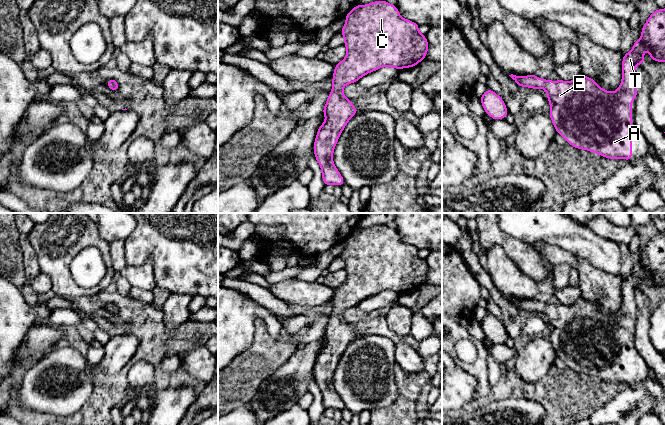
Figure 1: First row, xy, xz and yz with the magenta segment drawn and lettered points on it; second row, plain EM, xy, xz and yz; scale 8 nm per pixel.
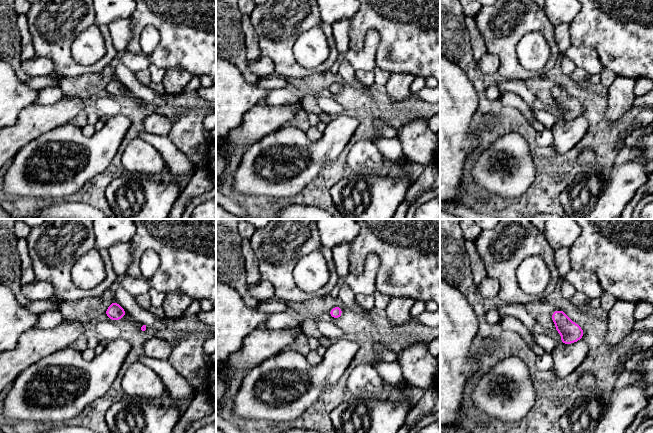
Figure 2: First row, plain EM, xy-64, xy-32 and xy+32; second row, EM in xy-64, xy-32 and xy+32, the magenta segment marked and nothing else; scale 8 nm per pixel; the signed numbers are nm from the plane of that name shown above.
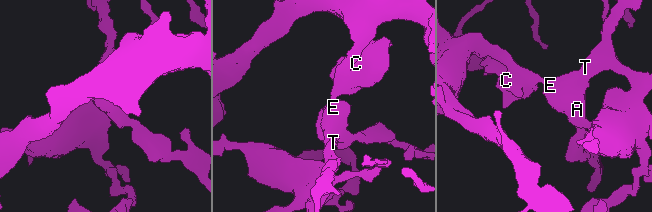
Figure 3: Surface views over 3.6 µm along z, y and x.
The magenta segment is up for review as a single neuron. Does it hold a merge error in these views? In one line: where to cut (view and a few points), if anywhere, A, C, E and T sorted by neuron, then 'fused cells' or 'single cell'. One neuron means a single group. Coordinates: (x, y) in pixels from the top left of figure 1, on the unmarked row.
no cut; A C E T; single cell

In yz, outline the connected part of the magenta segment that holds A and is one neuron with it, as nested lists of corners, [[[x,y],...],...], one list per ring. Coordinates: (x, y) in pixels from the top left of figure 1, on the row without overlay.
[[[665,232],[655,234],[643,248],[641,261],[634,266],[632,274],[625,277],[622,283],[622,304],[618,313],[614,316],[602,313],[597,306],[583,298],[572,305],[563,304],[545,304],[537,301],[535,298],[527,300],[509,299],[519,311],[528,311],[531,313],[543,312],[547,318],[550,328],[549,340],[554,352],[568,368],[574,372],[594,376],[608,383],[626,383],[632,384],[632,325],[636,324],[638,306],[635,298],[635,291],[643,289],[645,281],[643,277],[649,273],[649,280],[656,286],[665,286]]]

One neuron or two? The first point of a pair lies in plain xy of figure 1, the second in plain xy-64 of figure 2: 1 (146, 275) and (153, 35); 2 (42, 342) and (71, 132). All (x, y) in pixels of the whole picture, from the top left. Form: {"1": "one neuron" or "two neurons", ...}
{"1": "one neuron", "2": "two neurons"}

